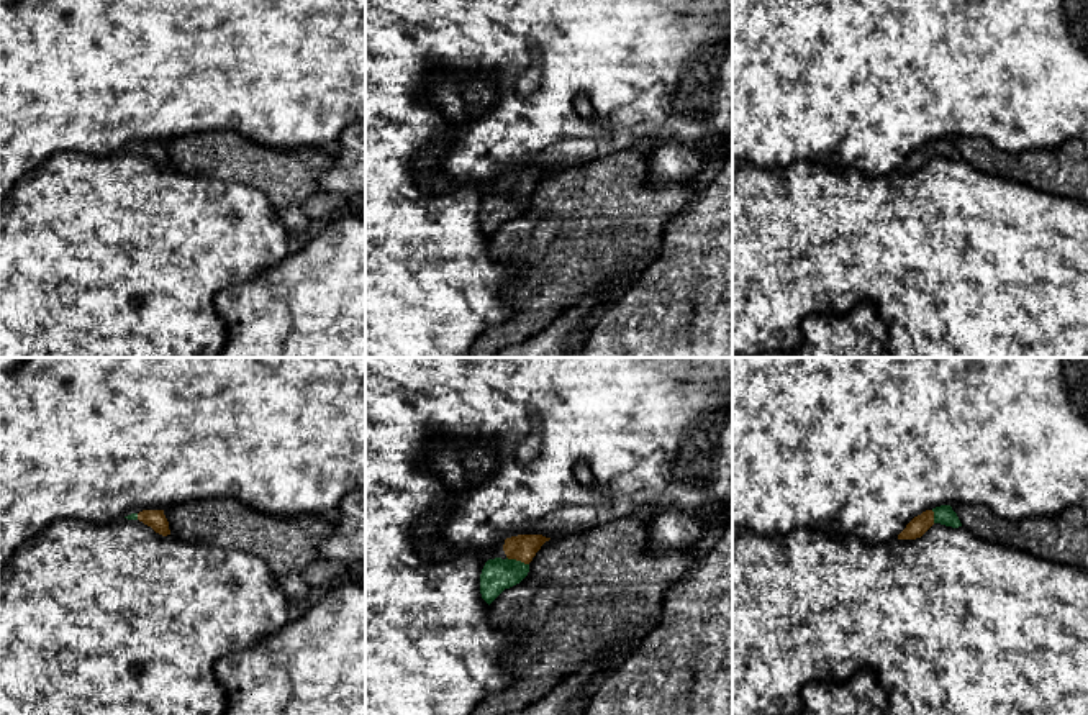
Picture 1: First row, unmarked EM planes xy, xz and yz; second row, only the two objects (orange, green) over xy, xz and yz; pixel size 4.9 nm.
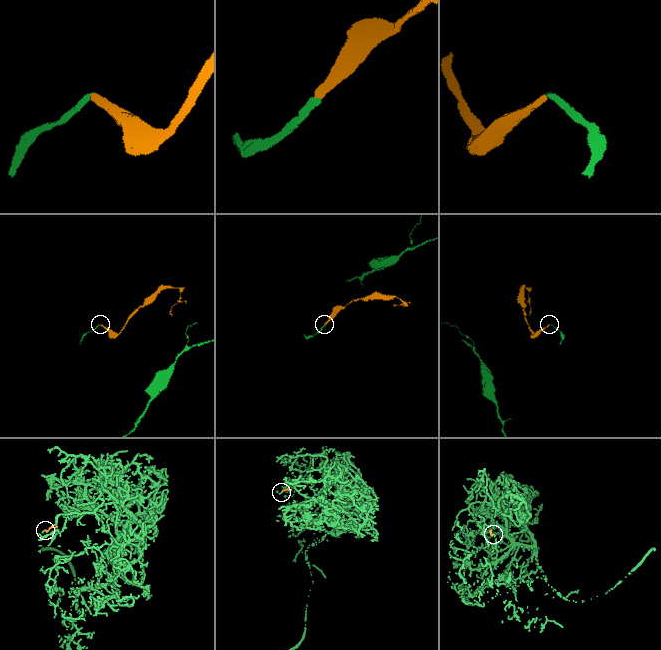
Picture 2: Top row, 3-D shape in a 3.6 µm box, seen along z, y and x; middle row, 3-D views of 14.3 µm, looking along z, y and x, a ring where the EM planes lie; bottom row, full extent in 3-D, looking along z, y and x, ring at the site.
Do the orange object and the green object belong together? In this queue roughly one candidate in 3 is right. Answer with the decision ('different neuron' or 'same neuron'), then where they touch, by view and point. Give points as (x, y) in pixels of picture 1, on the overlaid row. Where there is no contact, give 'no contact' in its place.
same neuron | xz (518, 560)

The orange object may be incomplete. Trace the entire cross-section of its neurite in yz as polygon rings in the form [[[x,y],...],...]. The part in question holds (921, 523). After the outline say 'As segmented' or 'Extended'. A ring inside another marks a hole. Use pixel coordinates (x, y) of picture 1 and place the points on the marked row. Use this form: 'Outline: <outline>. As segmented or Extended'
Outline: [[[941,505],[932,510],[926,510],[914,517],[906,528],[898,535],[898,540],[916,540],[921,538],[934,523],[959,528],[962,526],[957,513],[950,505]]]. Extended

